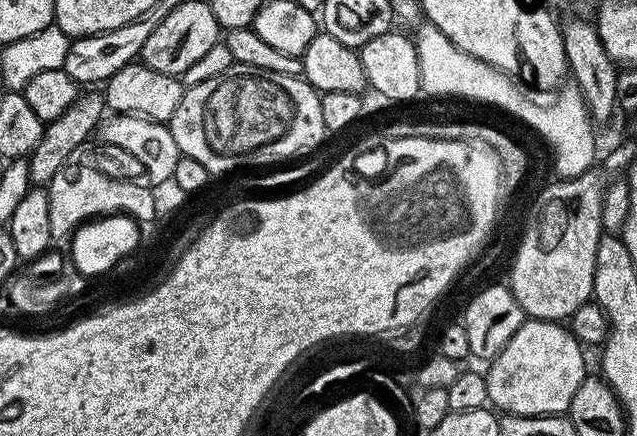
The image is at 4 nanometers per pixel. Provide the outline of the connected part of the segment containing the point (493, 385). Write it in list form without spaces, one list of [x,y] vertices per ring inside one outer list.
[[[525,319],[523,325],[514,334],[500,353],[494,357],[486,368],[488,382],[488,404],[493,409],[509,416],[554,416],[567,413],[578,386],[586,379],[584,372],[585,349],[563,323],[555,320]]]

